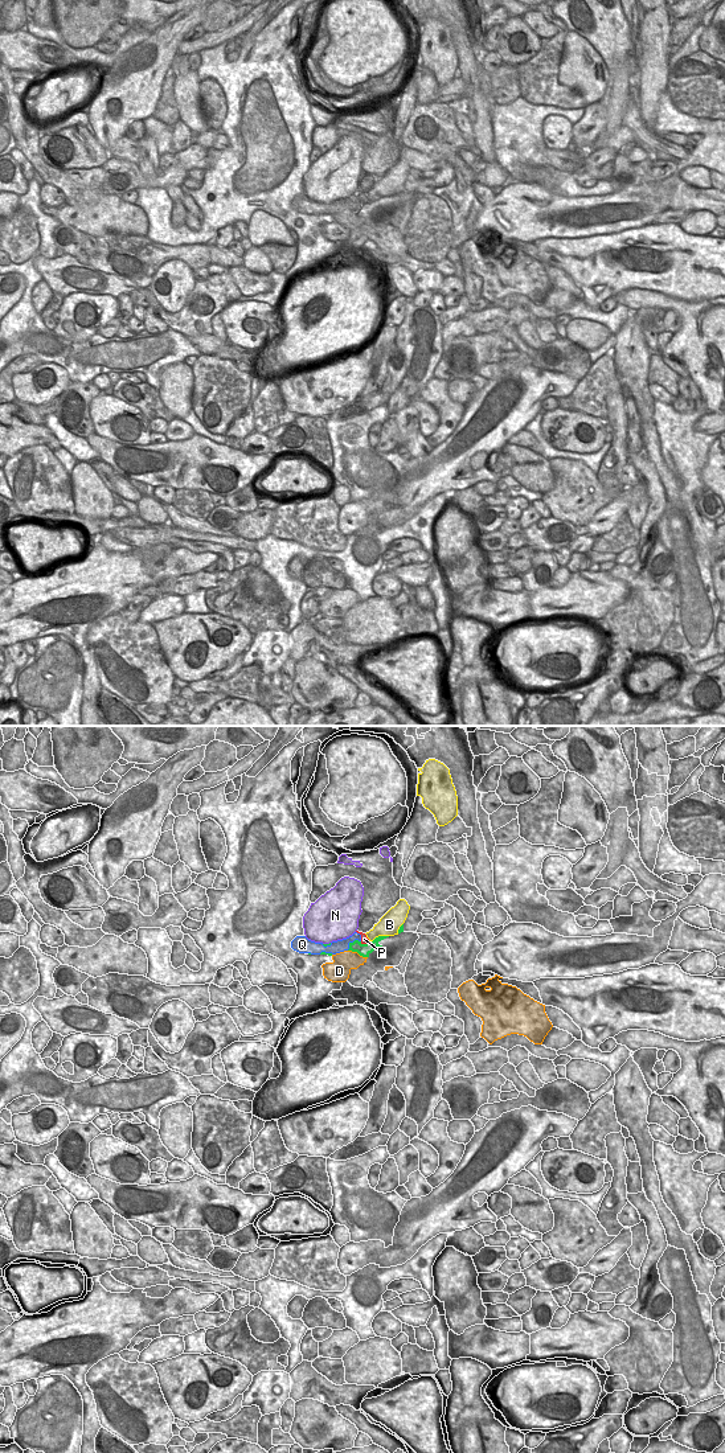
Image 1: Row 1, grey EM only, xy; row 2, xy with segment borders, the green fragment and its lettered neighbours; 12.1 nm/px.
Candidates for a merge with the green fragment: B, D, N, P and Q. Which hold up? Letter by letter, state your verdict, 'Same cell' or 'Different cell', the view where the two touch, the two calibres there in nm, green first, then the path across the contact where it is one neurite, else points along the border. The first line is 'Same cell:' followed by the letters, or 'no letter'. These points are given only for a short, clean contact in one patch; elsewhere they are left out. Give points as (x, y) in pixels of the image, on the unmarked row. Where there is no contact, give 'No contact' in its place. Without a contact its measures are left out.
Same cell: no letter
B: Different cell. Touches green in xy. Thickness 160 nm (green) against 260 nm
D: Different cell. Touches green in xy. Thickness 160 nm (green) against 240 nm
N: Different cell. Touches green in xy. Thickness 30 nm (green) against 460 nm
P: Different cell. Touches green in xy. Thickness 160 nm (green) against 90 nm. Boundary: xy (369, 201), (360, 202)
Q: Different cell. Touches green in xy. Thickness 160 nm (green) against 160 nm

